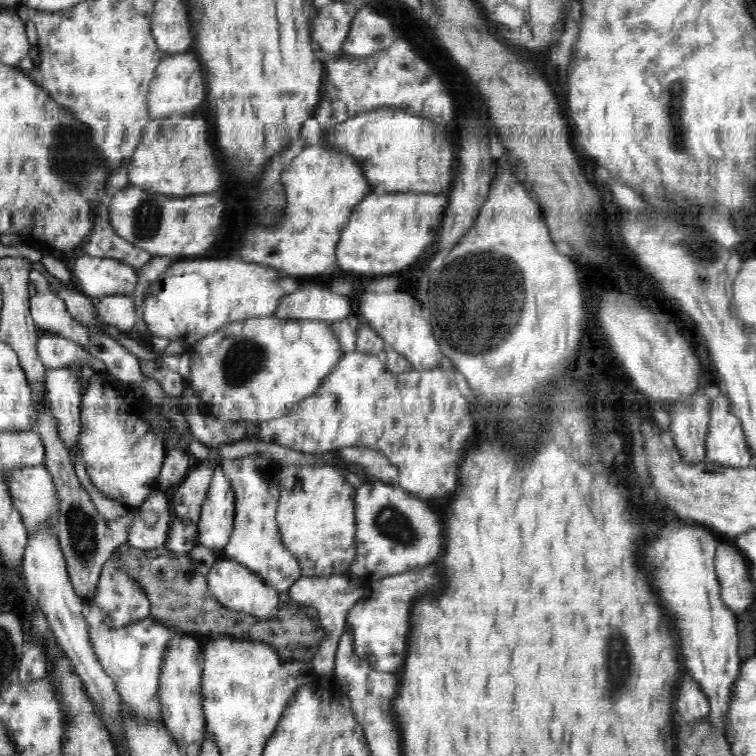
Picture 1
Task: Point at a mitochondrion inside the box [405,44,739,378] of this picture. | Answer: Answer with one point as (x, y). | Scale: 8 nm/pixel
(476, 313)

